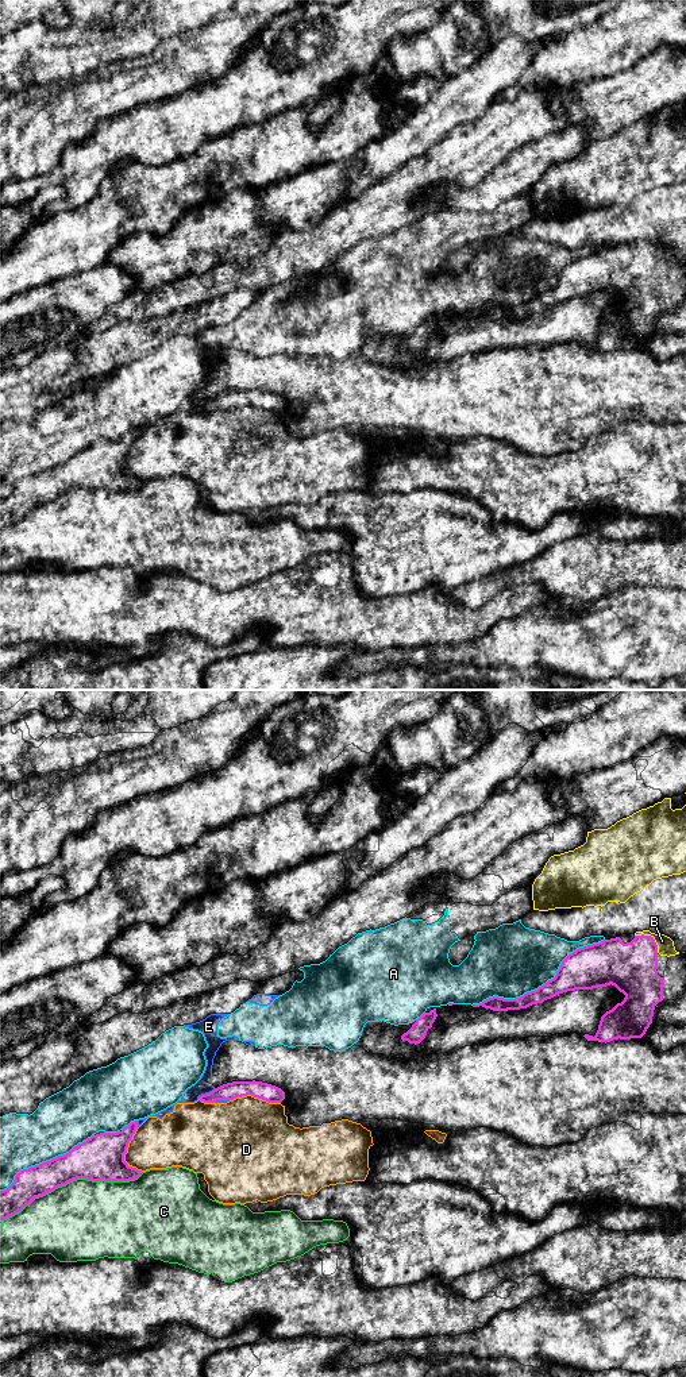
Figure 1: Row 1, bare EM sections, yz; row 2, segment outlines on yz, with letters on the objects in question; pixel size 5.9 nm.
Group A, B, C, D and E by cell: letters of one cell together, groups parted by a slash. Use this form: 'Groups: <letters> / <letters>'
Groups: A E / B / C / D

